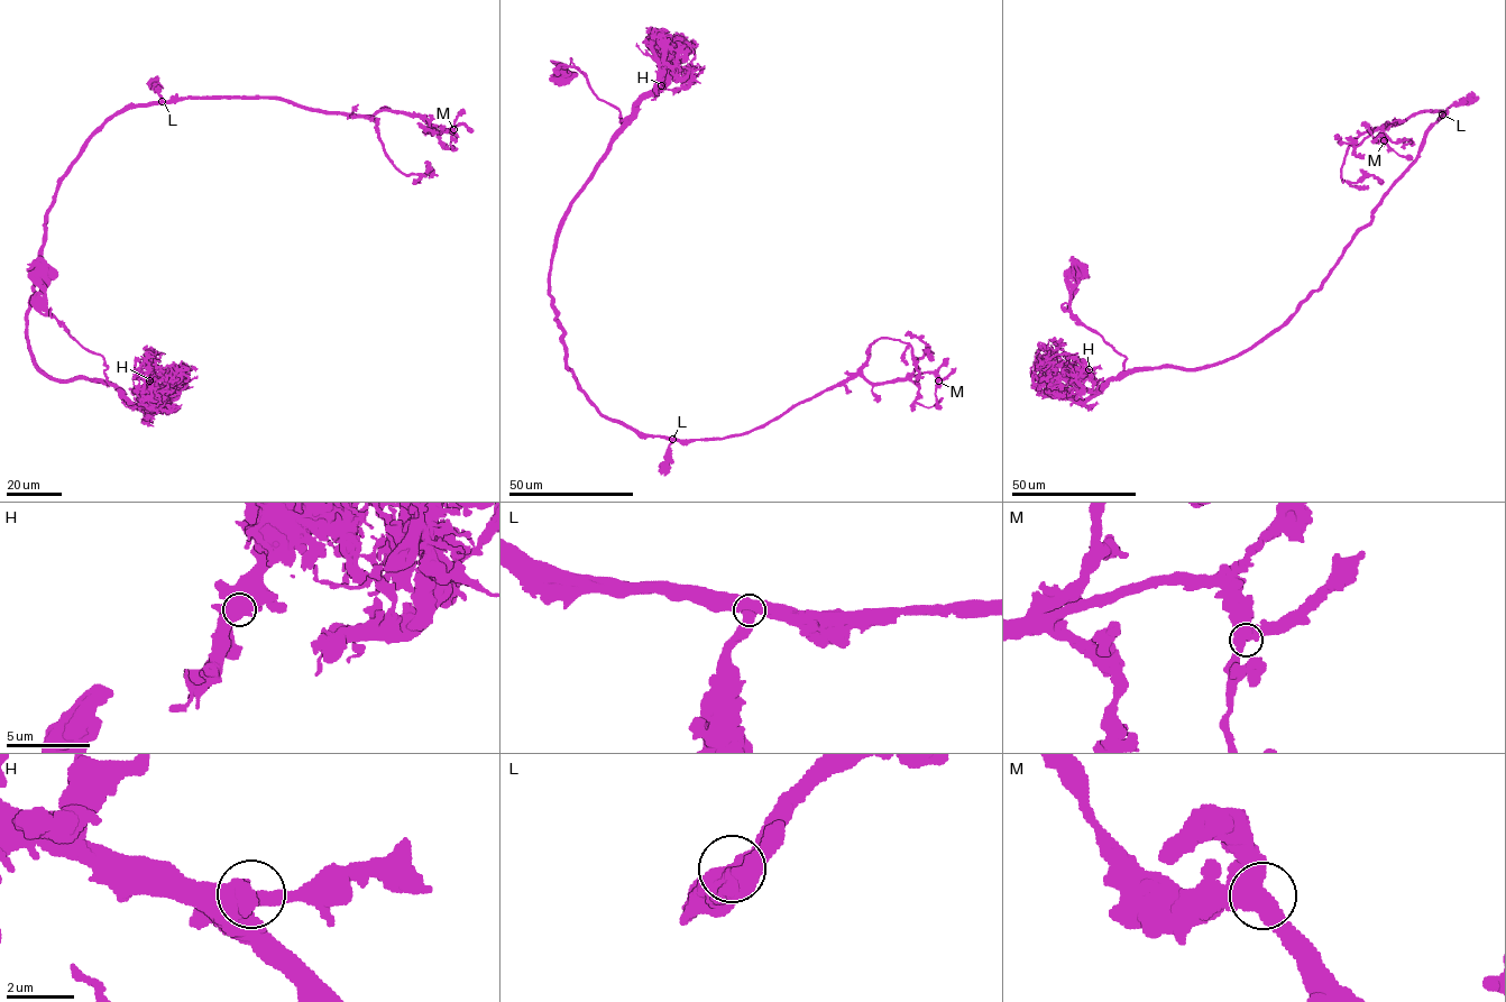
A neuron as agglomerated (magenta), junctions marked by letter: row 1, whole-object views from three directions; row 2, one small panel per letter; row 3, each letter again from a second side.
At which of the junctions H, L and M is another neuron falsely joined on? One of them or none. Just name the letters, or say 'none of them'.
none of them

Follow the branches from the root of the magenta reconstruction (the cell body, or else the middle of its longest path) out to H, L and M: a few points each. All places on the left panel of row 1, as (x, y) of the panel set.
H: (40, 272), (45, 272), (45, 306), (82, 346), (103, 358), (107, 380), (129, 401), (141, 404), (149, 380)
L: (40, 272), (45, 306), (103, 358), (109, 384), (36, 364), (29, 300), (60, 178), (115, 116), (162, 101)
M: (40, 272), (45, 306), (109, 384), (43, 370), (27, 312), (60, 178), (115, 116), (283, 98), (453, 129)

